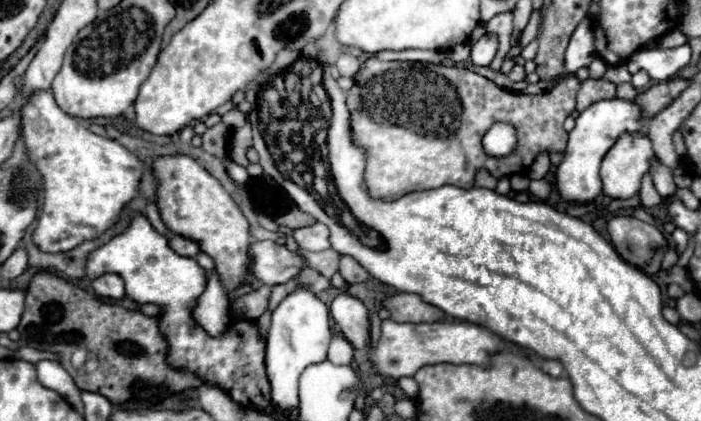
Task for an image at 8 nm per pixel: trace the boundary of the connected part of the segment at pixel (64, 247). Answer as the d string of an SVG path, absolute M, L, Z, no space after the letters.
M51 91L35 93L25 105L21 135L45 185L43 211L33 233L33 241L41 251L71 251L103 235L115 227L123 207L139 195L143 161L115 139L95 135L79 125L75 117L63 113Z

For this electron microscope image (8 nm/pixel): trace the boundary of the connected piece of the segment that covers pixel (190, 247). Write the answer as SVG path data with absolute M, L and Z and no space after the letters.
M179 235L169 237L169 245L177 255L183 255L183 257L195 257L199 253L199 245L195 241L189 241Z

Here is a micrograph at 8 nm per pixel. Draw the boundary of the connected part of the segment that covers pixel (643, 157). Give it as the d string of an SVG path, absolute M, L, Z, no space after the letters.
M625 133L609 149L601 165L603 193L613 199L631 199L639 193L641 179L655 157L645 133Z

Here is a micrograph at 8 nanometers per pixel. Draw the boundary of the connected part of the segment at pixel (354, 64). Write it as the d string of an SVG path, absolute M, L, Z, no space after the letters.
M341 55L339 61L335 63L335 67L339 69L339 73L343 77L353 77L359 69L359 59L355 55Z

